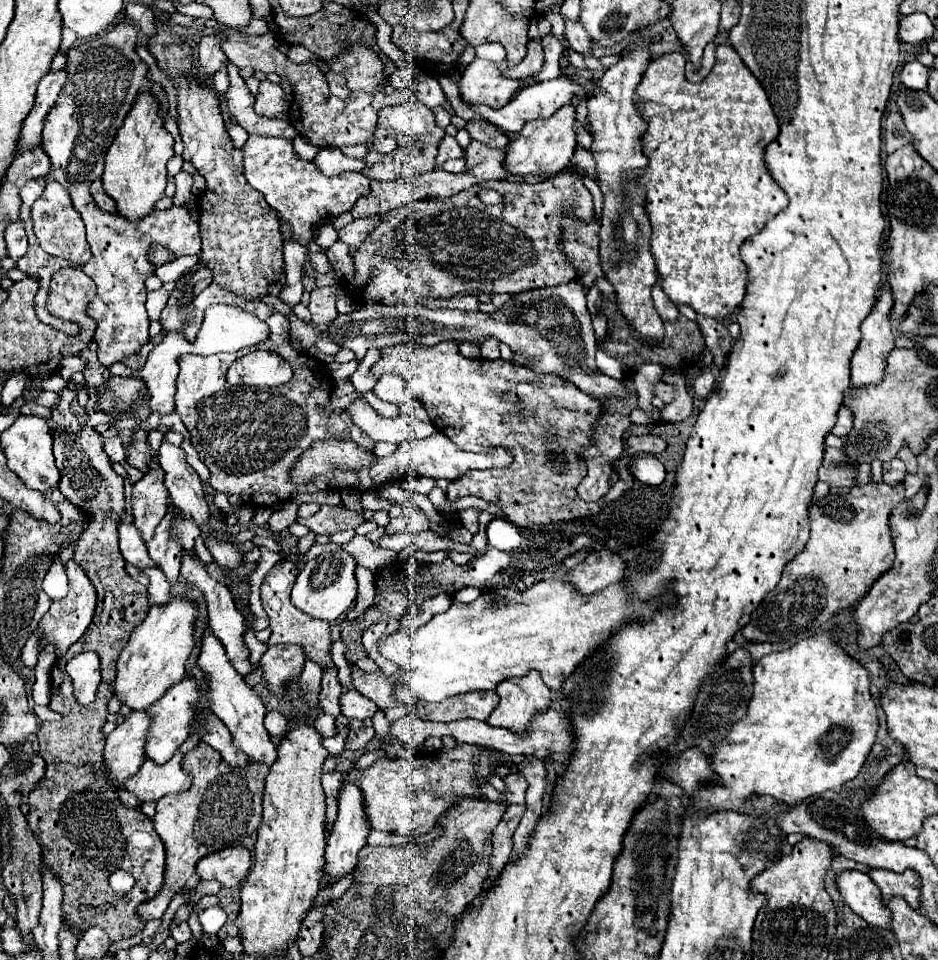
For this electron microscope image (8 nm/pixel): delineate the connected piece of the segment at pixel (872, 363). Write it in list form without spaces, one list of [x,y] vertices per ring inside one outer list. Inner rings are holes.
[[[882,289],[874,309],[860,325],[862,341],[850,365],[854,387],[878,383],[882,379],[886,357],[894,349],[894,335],[892,335],[890,317],[888,317],[890,307],[892,307],[892,293],[890,289]]]

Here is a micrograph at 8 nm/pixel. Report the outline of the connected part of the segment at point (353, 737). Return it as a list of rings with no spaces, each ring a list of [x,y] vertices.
[[[362,727],[358,731],[350,731],[348,737],[346,737],[346,749],[352,749],[352,751],[364,749],[372,737],[374,737],[372,727]]]

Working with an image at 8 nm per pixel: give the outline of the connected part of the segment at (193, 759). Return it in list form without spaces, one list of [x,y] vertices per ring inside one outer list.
[[[198,743],[184,755],[182,769],[192,777],[192,787],[186,793],[166,795],[156,805],[154,829],[166,849],[166,871],[162,889],[156,893],[156,897],[144,901],[136,909],[136,915],[144,923],[162,919],[174,893],[182,887],[192,889],[200,881],[196,863],[202,857],[230,845],[242,845],[242,839],[256,833],[258,825],[262,823],[262,793],[270,767],[249,761],[245,769],[232,769],[216,749]]]

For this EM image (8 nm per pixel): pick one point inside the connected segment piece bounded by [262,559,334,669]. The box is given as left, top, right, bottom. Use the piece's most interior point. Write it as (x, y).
(289, 625)

